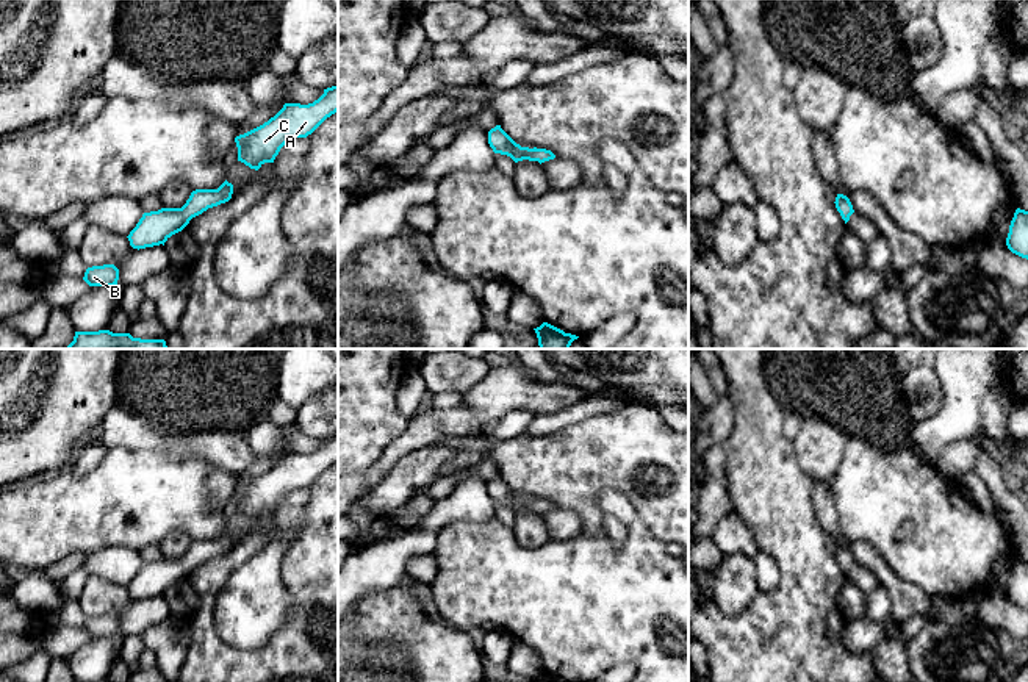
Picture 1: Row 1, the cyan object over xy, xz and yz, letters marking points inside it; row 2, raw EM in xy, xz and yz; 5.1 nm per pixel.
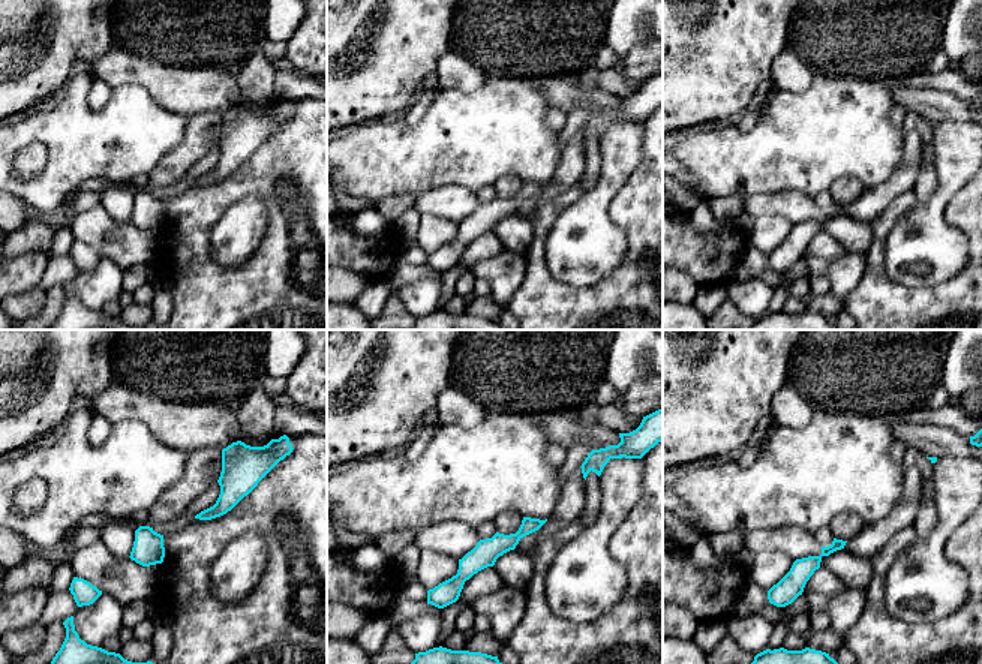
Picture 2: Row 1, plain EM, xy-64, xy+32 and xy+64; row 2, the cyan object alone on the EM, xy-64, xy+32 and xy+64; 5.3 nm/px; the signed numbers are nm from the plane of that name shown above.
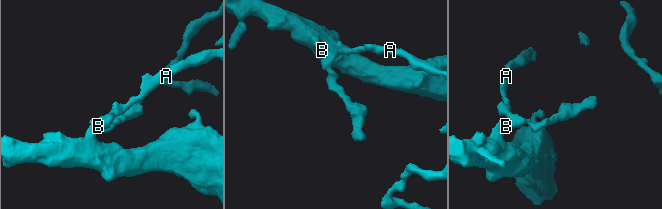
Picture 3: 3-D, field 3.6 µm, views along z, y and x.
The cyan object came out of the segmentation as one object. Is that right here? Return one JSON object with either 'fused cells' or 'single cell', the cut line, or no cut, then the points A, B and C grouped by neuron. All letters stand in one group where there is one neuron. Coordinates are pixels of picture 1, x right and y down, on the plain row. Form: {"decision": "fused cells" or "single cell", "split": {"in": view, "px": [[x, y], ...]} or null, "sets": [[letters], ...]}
{"decision": "fused cells", "split": {"in": "xy", "px": [[182, 557], [193, 567]]}, "sets": [["A", "C"], ["B"]]}

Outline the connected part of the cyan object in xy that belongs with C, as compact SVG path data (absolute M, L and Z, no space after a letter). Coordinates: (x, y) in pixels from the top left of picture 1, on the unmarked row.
M338 435L324 440L324 444L313 454L285 454L268 472L235 488L238 512L255 521L264 513L274 513L286 493L307 488L336 461Z

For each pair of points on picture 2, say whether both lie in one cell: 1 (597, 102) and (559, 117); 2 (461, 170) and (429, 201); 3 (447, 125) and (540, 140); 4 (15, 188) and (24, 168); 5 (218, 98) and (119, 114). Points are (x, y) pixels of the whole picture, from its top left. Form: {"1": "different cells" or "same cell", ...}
{"1": "different cells", "2": "different cells", "3": "same cell", "4": "different cells", "5": "different cells"}

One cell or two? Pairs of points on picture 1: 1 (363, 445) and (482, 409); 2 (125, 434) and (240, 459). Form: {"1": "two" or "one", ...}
{"1": "two", "2": "one"}

